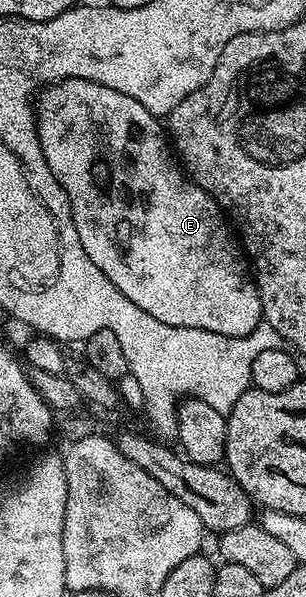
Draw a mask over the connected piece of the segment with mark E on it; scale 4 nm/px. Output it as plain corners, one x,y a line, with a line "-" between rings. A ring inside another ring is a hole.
66,77
62,81
53,81
47,87
41,88
34,101
34,112
36,114
36,134
42,147
41,154
50,167
56,182
66,191
68,202
72,208
74,227
78,227
78,239
88,258
108,276
110,283
114,283
114,287
118,287
118,291
122,291
122,295
126,295
126,299
130,299
138,307
142,307
142,311
154,315
154,319
158,319
162,323
205,329
227,337
244,337
261,324
260,294
257,293
255,284
250,280
250,269
246,264
245,254
242,252
229,222
222,216
221,210
213,201
212,196
199,189
196,182
185,176
179,168
177,168
178,170
172,169
171,163
168,162
168,153
164,150
164,137
160,134
160,125
156,122
159,121
157,114
146,111
146,107
142,107
142,103
138,103
138,99
134,99
122,91
100,85
97,81
87,81
81,77

